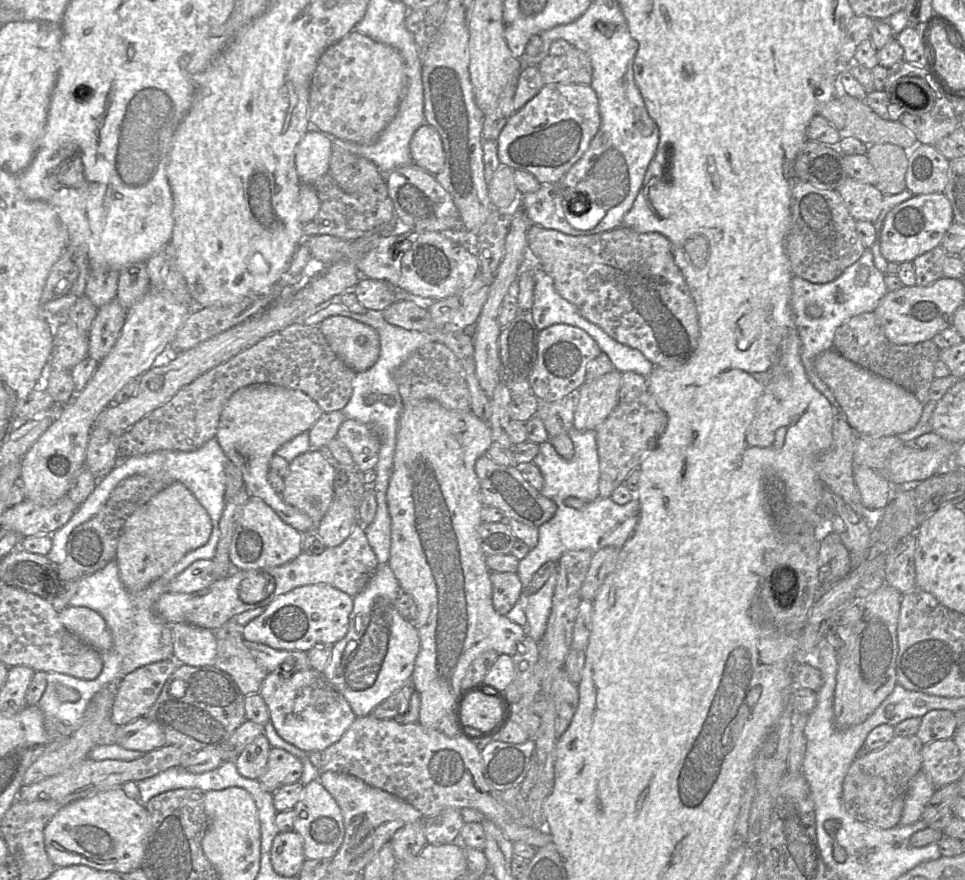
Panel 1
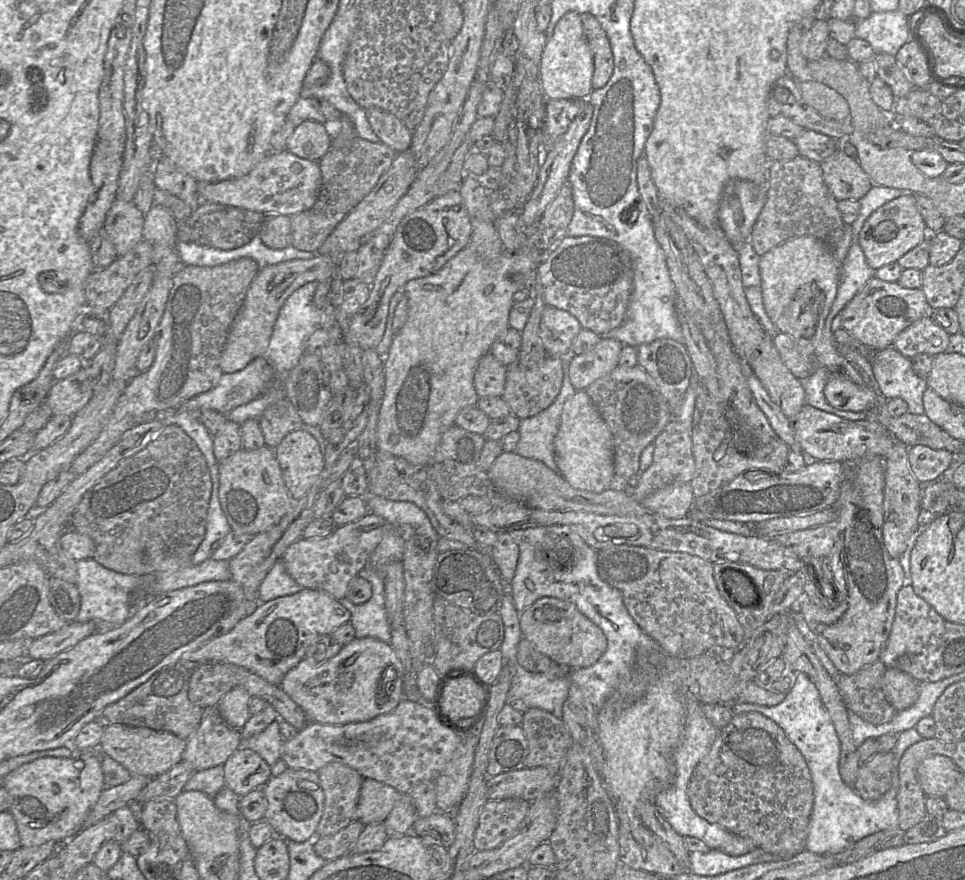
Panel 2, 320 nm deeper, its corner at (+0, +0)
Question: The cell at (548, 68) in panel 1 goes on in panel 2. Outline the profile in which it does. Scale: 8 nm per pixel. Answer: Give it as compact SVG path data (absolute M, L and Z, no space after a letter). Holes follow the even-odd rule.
M590 13L580 14L583 32L594 60L592 90L603 87L610 79L614 63L613 53L606 32Z

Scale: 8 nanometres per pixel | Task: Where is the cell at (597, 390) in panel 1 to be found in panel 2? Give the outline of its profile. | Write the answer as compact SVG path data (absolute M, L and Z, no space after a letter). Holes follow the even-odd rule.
M602 336L593 349L574 355L569 367L573 387L585 390L594 381L615 369L619 365L623 345L619 340Z

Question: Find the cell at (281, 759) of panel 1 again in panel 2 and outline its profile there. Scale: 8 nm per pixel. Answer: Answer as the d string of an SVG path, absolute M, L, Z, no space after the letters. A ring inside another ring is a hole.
M238 748L223 764L225 785L242 797L255 788L262 788L272 777L271 767L255 751Z

